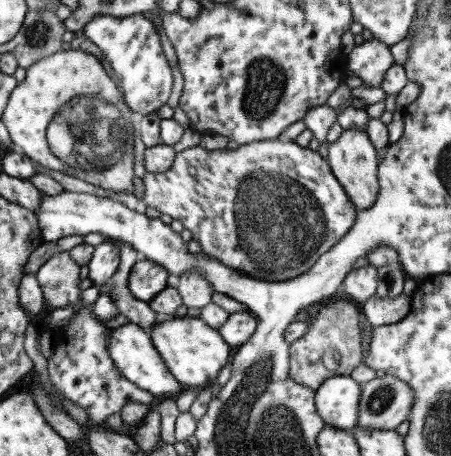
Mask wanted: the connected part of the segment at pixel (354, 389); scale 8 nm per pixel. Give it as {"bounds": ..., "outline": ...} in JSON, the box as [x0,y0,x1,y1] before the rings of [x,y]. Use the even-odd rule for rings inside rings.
{"bounds":[314,376,361,429],"outline":[[[332,376],[314,390],[316,407],[325,425],[347,429],[357,425],[361,385],[349,376]]]}

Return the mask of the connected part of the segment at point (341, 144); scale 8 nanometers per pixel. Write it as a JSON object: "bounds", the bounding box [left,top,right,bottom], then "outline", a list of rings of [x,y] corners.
{"bounds":[326,128,379,211],"outline":[[[349,128],[343,130],[340,136],[332,143],[327,144],[326,160],[338,178],[339,184],[346,190],[347,196],[354,202],[355,208],[360,211],[368,209],[375,201],[379,190],[377,182],[377,165],[379,159],[376,157],[376,150],[371,144],[370,136],[366,130]]]}

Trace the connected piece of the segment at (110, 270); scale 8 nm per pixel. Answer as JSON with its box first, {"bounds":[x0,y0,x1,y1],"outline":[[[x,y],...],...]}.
{"bounds":[88,242,121,285],"outline":[[[109,242],[95,247],[93,258],[88,264],[89,278],[93,285],[107,284],[117,274],[121,263],[119,247]]]}

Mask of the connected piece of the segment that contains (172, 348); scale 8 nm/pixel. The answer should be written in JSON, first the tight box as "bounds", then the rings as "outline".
{"bounds":[150,316,233,389],"outline":[[[183,316],[183,318],[163,317],[150,335],[154,339],[155,348],[162,353],[170,371],[175,378],[188,388],[200,389],[213,386],[221,370],[231,362],[233,348],[223,338],[220,329],[213,328],[201,317]]]}

